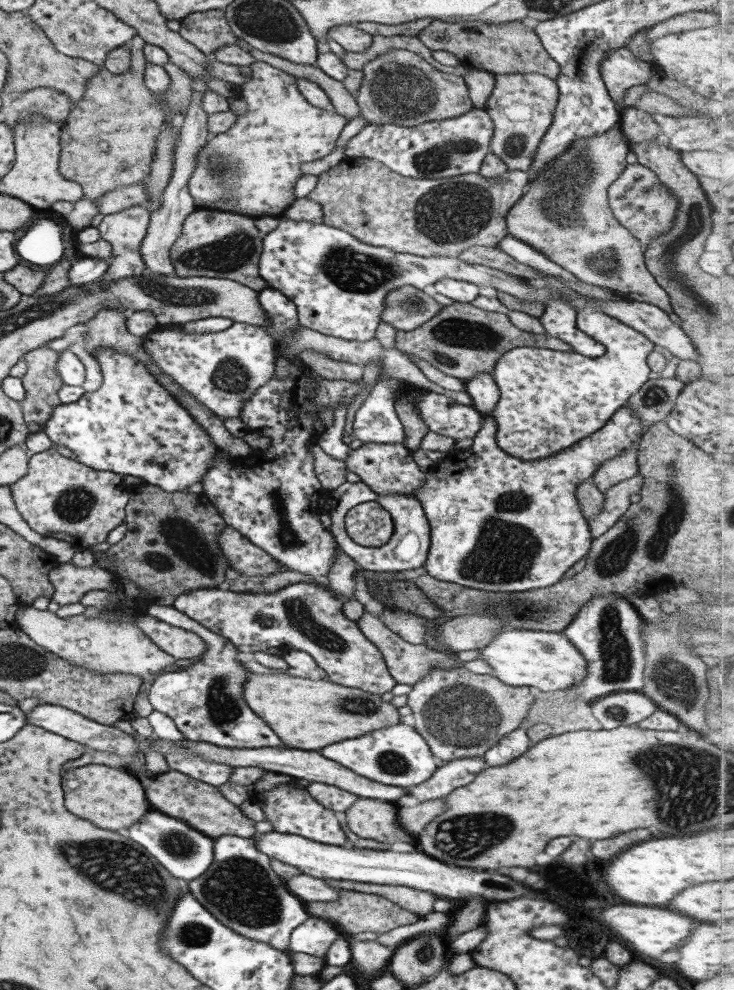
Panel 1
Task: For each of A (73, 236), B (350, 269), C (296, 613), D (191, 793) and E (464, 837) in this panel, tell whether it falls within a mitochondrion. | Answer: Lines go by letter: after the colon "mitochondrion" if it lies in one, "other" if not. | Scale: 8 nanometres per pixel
A: other
B: mitochondrion
C: mitochondrion
D: other
E: mitochondrion

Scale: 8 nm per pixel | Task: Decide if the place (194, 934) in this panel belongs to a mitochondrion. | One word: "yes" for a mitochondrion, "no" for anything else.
yes

